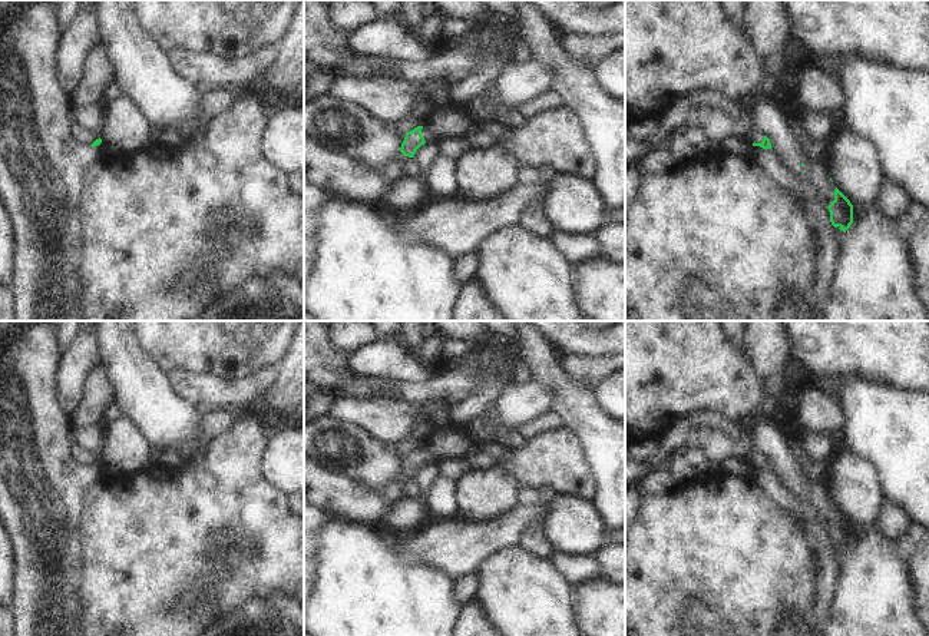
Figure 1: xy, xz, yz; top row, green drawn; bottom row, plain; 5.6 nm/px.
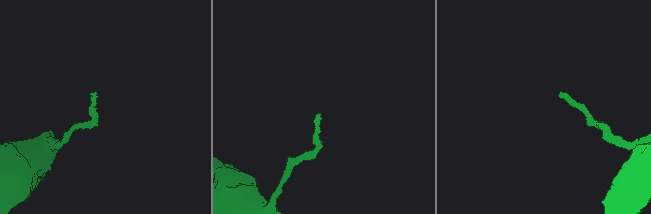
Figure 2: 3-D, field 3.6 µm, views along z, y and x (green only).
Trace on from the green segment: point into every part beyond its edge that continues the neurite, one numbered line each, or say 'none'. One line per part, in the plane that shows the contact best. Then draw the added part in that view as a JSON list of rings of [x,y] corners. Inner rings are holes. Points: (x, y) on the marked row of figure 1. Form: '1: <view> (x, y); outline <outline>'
1: xz (450, 121); outline [[[454,102],[439,103],[436,112],[421,125],[426,142],[464,136],[472,125],[463,105]]]

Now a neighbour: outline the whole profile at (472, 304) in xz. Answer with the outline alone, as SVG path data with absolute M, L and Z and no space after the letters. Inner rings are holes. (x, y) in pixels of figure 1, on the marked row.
M472 279L462 286L452 321L506 321L485 295L479 282Z

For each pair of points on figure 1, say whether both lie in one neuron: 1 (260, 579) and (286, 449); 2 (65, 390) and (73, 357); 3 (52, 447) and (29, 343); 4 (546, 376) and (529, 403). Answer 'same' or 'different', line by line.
1: different
2: same
3: same
4: different

